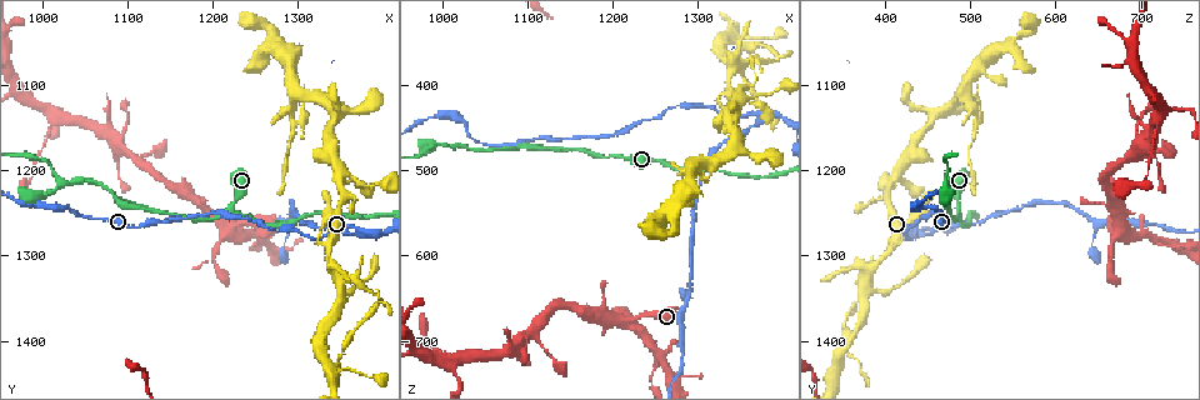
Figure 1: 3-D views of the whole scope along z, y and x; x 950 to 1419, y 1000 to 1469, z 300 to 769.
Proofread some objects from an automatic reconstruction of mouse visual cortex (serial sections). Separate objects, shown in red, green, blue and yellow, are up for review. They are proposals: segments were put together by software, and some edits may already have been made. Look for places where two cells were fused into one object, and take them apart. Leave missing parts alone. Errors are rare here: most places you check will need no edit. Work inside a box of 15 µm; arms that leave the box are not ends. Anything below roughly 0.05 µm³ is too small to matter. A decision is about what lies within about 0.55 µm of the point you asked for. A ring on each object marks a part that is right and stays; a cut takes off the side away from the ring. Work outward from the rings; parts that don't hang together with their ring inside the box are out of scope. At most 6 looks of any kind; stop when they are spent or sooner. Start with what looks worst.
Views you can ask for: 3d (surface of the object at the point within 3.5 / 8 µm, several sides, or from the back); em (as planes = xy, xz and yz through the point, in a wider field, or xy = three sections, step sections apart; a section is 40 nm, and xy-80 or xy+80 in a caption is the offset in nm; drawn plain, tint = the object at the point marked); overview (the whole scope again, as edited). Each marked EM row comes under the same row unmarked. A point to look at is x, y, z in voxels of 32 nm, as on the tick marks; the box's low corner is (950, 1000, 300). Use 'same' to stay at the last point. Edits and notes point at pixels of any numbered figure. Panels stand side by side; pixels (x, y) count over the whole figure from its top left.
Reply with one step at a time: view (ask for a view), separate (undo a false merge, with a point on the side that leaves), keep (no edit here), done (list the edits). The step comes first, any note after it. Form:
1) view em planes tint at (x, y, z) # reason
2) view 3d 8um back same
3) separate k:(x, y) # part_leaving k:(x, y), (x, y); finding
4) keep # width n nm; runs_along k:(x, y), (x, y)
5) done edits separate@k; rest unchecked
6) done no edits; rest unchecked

view 3d 3.5um at (1375, 1275, 435) # abrupt turn

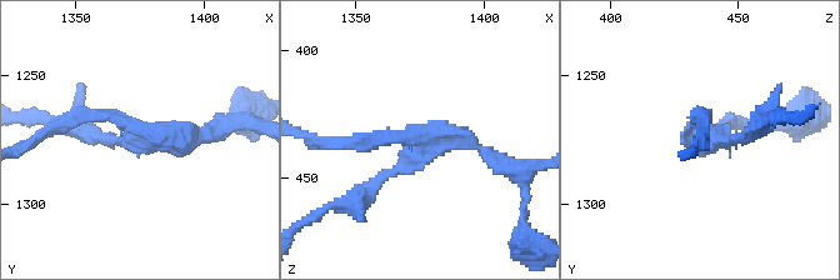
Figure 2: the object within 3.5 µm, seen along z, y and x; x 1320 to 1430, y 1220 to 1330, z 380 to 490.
view em xy step 3 tint at (1376, 1272, 436) # shape alone is not enough

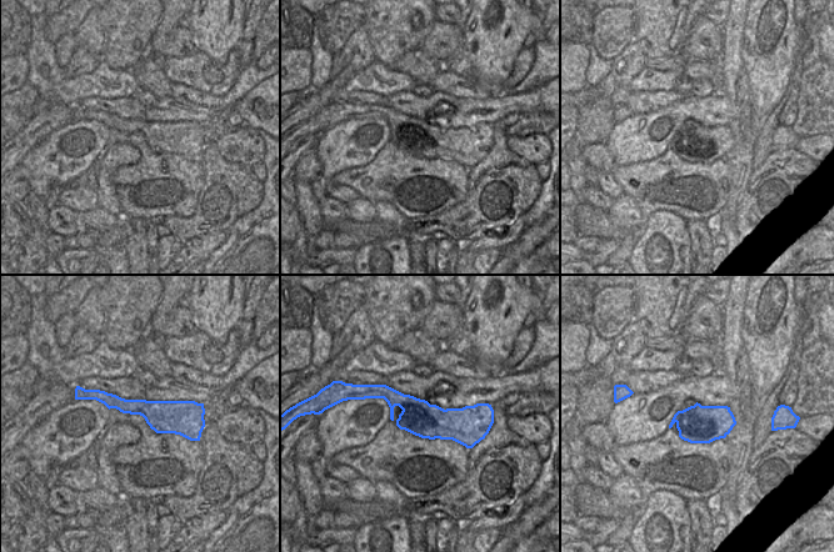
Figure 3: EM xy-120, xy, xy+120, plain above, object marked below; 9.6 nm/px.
keep # arm_widths 150, 200, 200 nm; runs_along 3:(370, 395), (427, 421), (474, 422); all the same cell

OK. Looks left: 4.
view 3d 3.5um at (1395, 1355, 365) # calibre changes

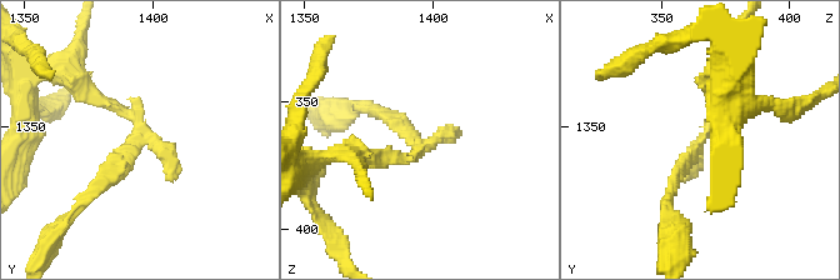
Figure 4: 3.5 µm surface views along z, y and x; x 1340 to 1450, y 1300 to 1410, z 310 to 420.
view em xy step 2 tint at (1395, 1356, 367) # shape alone is not enough

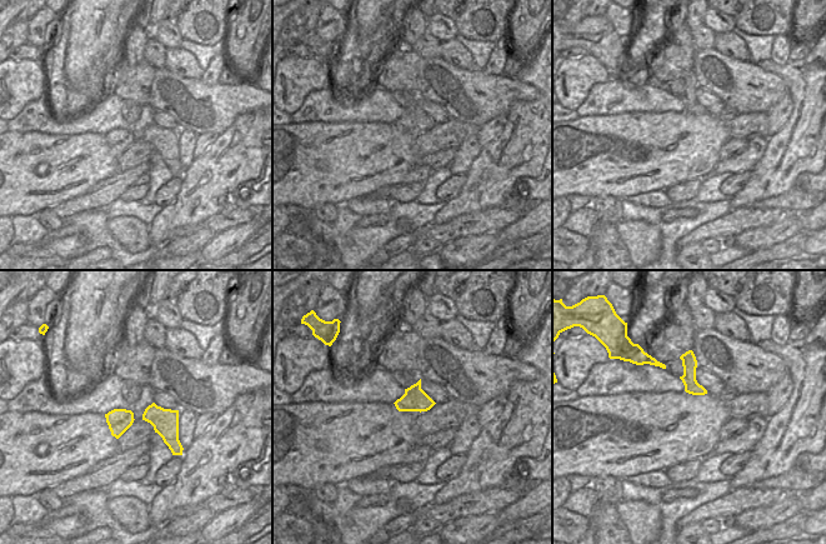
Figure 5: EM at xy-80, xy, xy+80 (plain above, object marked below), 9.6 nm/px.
keep # runs_along 4:(714, 89), (718, 116), (669, 196); all the same cell

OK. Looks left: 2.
view 3d 3.5um at (1390, 1215, 410) # thick turns thin

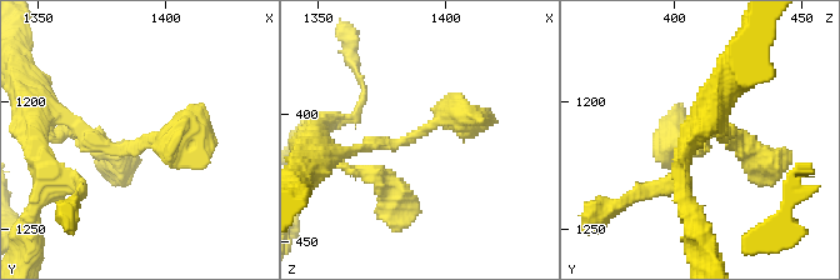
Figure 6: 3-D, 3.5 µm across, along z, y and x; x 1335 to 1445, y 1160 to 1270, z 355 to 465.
view em xy step 5 tint at (1391, 1217, 407) # arms 3; arm_widths 150, 250, 300 nm

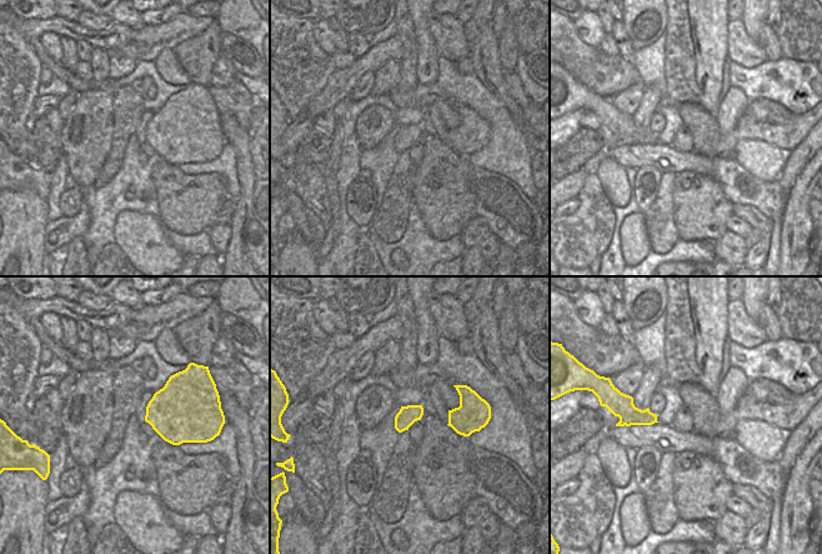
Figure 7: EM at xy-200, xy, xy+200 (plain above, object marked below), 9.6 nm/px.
keep # width 190 nm; runs_along 6:(68, 118), (109, 148), (175, 140), (209, 163); all the same cell

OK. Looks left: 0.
done no edits; rest unchecked

